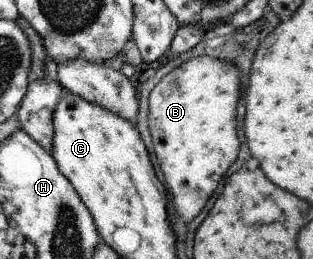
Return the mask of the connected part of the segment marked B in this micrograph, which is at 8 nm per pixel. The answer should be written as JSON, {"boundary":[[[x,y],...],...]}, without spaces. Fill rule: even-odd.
{"boundary":[[[205,56],[194,58],[178,66],[173,72],[162,77],[153,92],[149,95],[150,132],[155,158],[159,160],[159,168],[163,172],[163,180],[167,182],[167,190],[171,192],[175,212],[183,220],[193,220],[209,202],[211,194],[217,190],[221,182],[221,174],[235,162],[239,154],[239,138],[237,138],[237,100],[239,100],[239,66],[235,62],[223,62],[223,58]]]}

